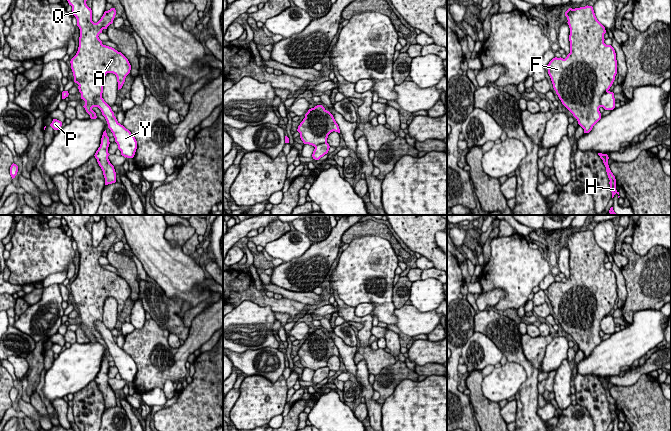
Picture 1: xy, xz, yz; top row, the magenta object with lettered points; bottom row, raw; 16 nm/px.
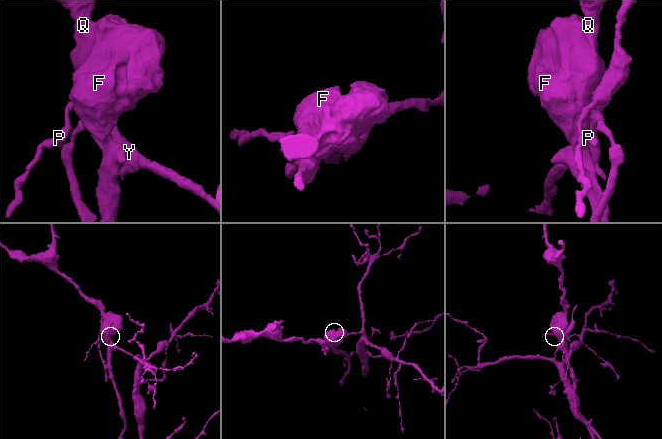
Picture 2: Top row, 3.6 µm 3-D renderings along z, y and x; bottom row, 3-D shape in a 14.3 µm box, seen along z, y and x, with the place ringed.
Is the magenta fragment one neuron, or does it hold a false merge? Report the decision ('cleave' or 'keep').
cleave

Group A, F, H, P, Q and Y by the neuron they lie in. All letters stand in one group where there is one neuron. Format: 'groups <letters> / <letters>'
groups A F H Q / P Y

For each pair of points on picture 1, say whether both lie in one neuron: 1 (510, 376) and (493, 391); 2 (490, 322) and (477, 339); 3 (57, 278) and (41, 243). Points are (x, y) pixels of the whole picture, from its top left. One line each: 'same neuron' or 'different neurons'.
1: same neuron
2: different neurons
3: different neurons

